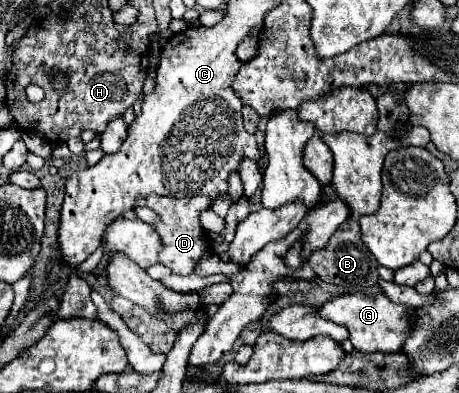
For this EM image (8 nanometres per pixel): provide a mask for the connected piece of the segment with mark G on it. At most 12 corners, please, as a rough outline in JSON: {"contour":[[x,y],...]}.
{"contour":[[345,293],[317,315],[361,353],[395,353],[413,311],[383,293]]}

